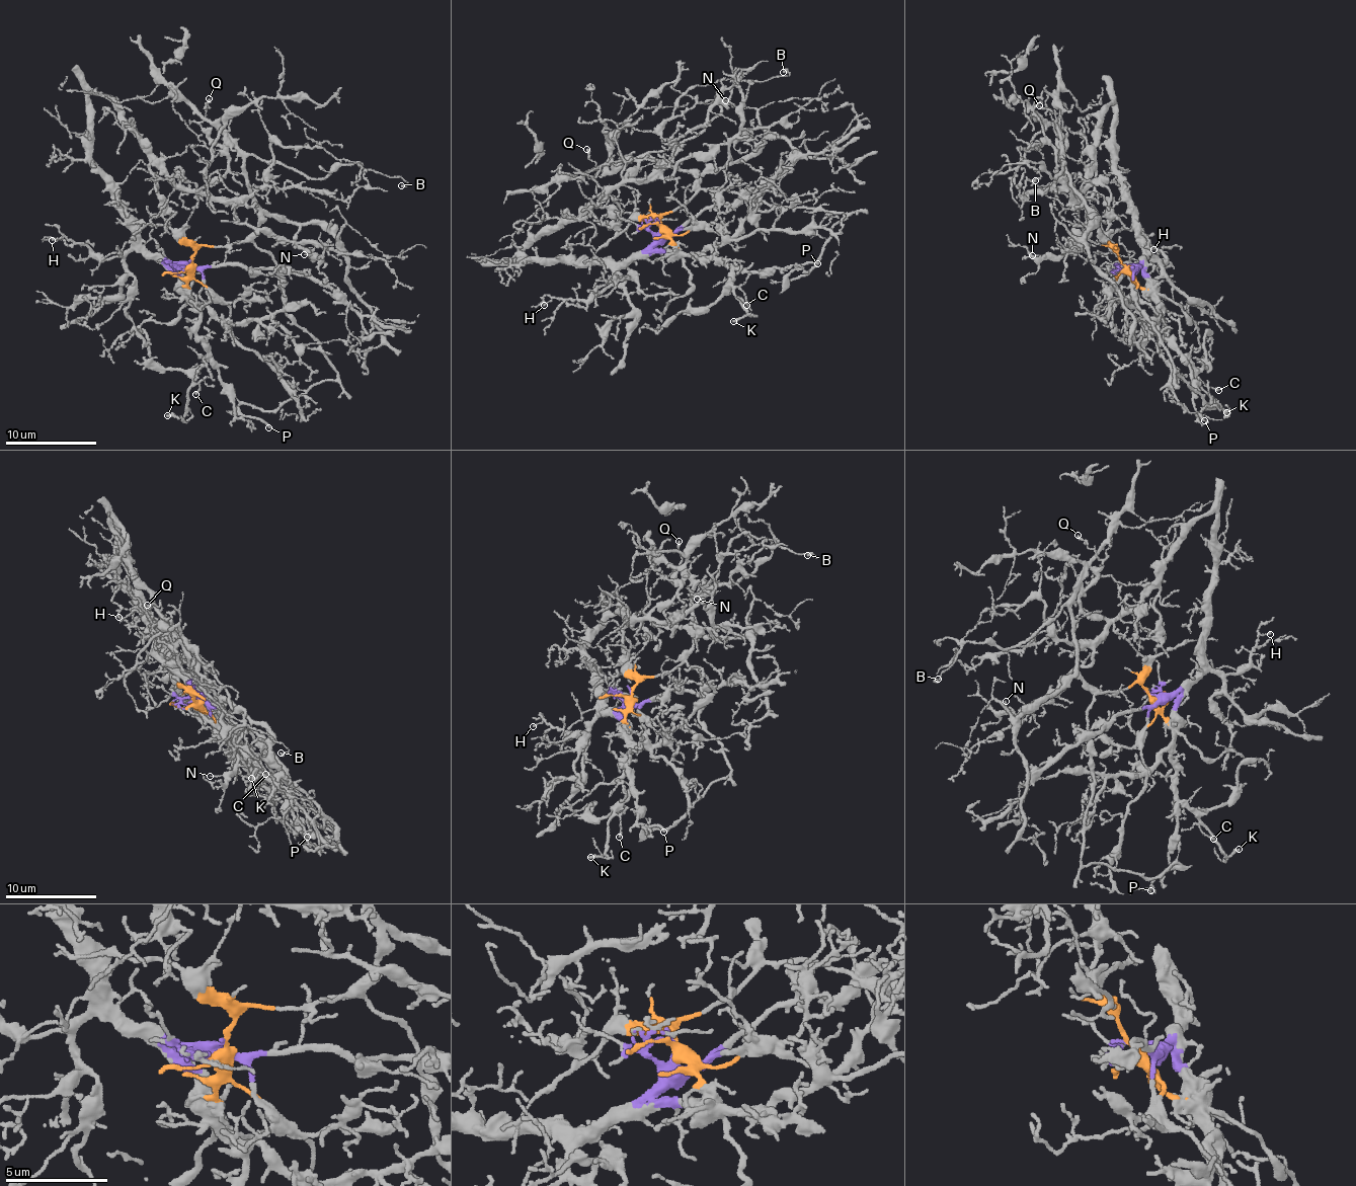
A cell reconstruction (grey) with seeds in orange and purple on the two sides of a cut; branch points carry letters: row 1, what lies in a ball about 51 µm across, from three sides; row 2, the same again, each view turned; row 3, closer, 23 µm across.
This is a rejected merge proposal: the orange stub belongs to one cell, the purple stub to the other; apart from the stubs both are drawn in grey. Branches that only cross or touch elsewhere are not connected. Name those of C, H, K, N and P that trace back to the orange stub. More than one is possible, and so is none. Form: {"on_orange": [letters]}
{"on_orange": ["N", "P"]}

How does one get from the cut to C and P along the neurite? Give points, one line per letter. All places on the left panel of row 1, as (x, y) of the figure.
C: (191, 261), (176, 269), (184, 295), (198, 314), (196, 336), (208, 356), (194, 379), (200, 389), (194, 394)
P: (191, 263), (205, 245), (255, 242), (276, 265), (288, 315), (335, 371), (274, 409), (239, 405), (269, 427)

